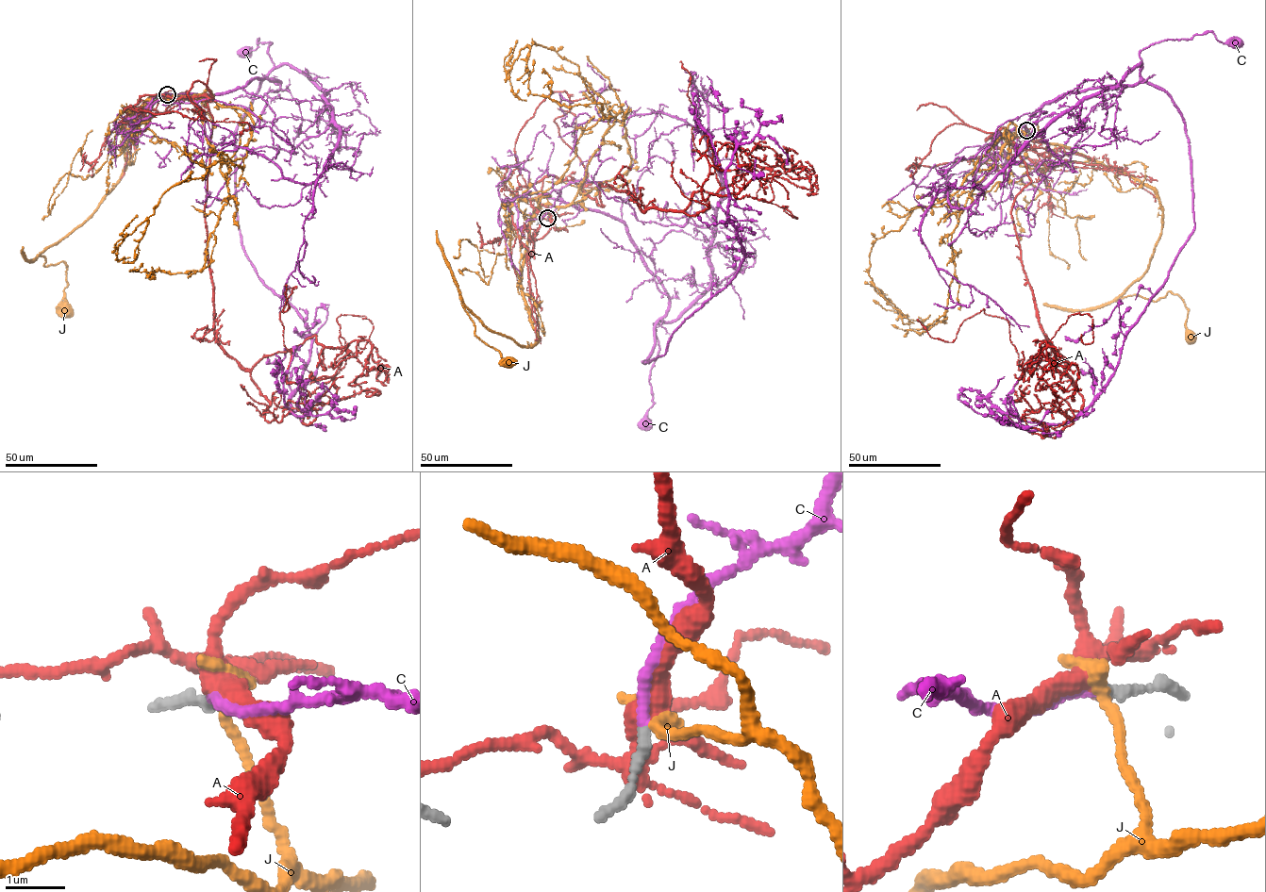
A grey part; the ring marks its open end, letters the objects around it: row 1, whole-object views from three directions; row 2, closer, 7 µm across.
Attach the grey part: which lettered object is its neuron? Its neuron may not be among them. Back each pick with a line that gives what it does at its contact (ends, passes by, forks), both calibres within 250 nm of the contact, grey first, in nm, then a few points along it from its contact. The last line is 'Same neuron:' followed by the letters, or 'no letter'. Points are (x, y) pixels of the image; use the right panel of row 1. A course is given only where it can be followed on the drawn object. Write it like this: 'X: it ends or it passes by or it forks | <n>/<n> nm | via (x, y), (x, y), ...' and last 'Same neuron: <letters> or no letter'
C: it ends | 160/150 nm | via (1026, 130), (1013, 129), (1067, 93), (1137, 83), (1140, 53), (1155, 43), (1207, 32), (1218, 41), (1235, 42)
Same neuron: C

